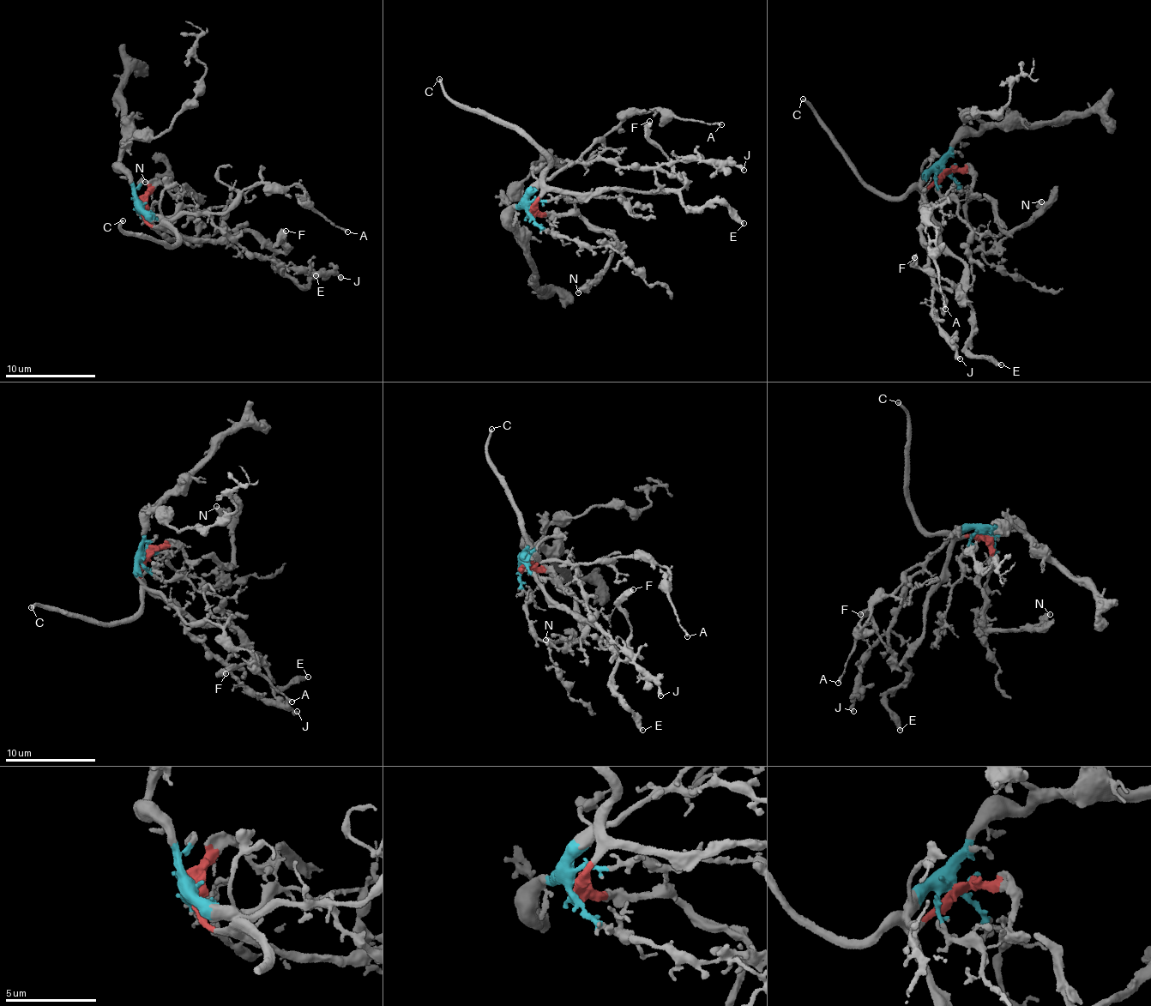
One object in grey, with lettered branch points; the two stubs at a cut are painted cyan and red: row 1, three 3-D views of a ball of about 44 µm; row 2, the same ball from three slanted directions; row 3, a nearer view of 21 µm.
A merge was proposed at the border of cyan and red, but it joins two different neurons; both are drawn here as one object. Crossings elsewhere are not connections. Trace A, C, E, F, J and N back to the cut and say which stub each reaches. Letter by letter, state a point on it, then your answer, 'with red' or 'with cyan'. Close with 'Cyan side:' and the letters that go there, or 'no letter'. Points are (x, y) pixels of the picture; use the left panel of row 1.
A: at (347, 231); with cyan
C: at (123, 220); with red
E: at (316, 275); with red
F: at (286, 231); with red
J: at (340, 277); with cyan
N: at (145, 182); with red
Cyan side: A, J

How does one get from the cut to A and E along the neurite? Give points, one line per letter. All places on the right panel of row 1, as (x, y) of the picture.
A: (945, 170), (931, 173), (922, 185), (927, 201), (921, 208), (931, 204), (935, 262), (946, 309)
E: (946, 171), (931, 182), (925, 195), (946, 250), (965, 269), (965, 297), (974, 321), (967, 349), (1002, 364)

